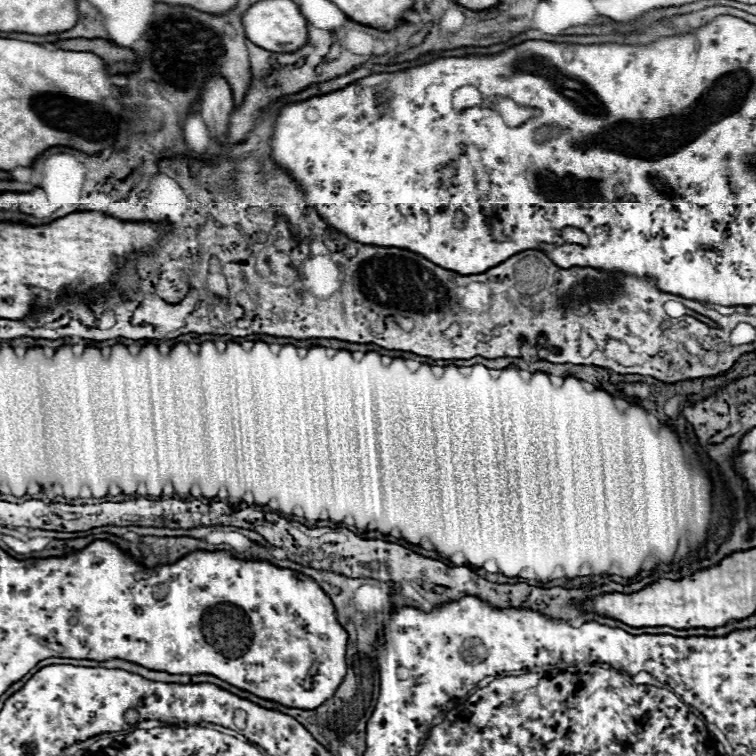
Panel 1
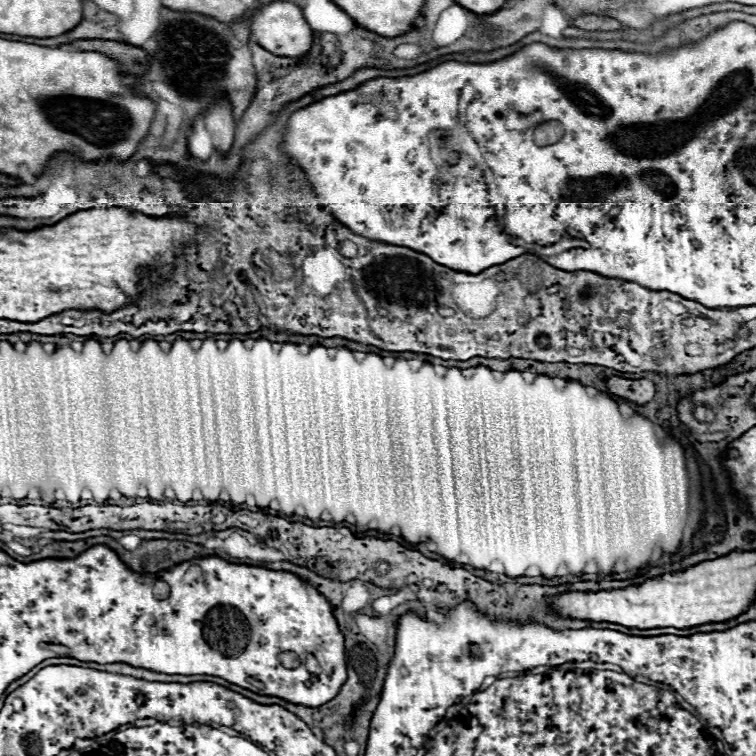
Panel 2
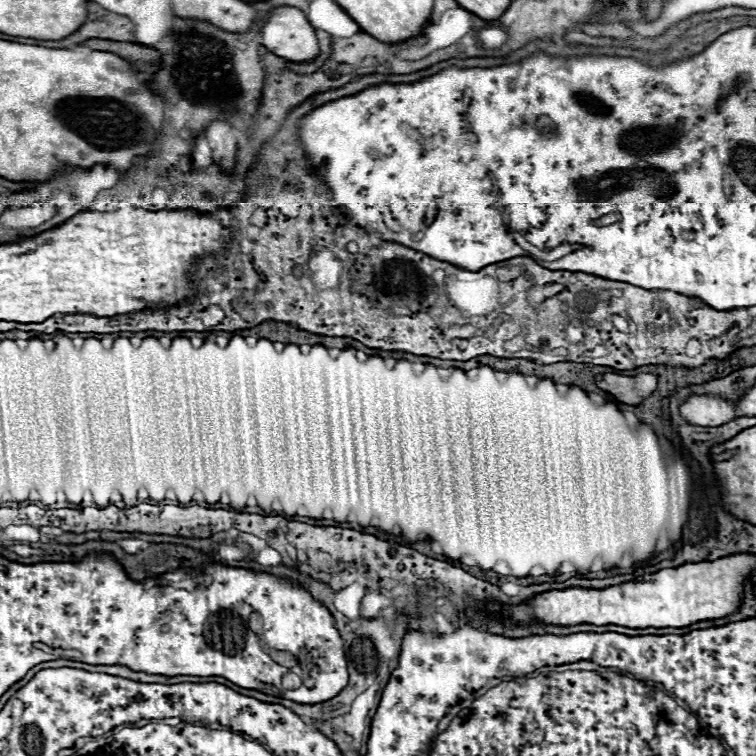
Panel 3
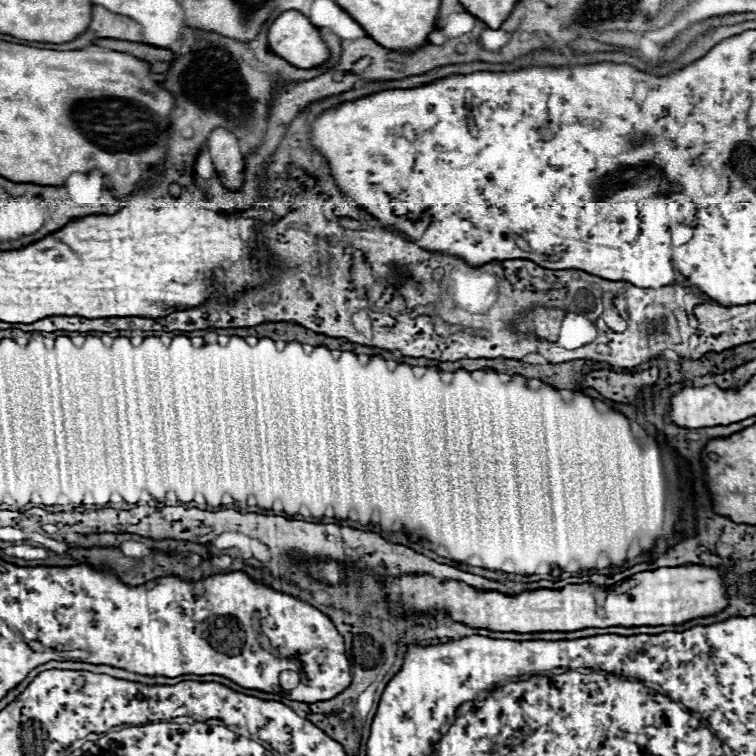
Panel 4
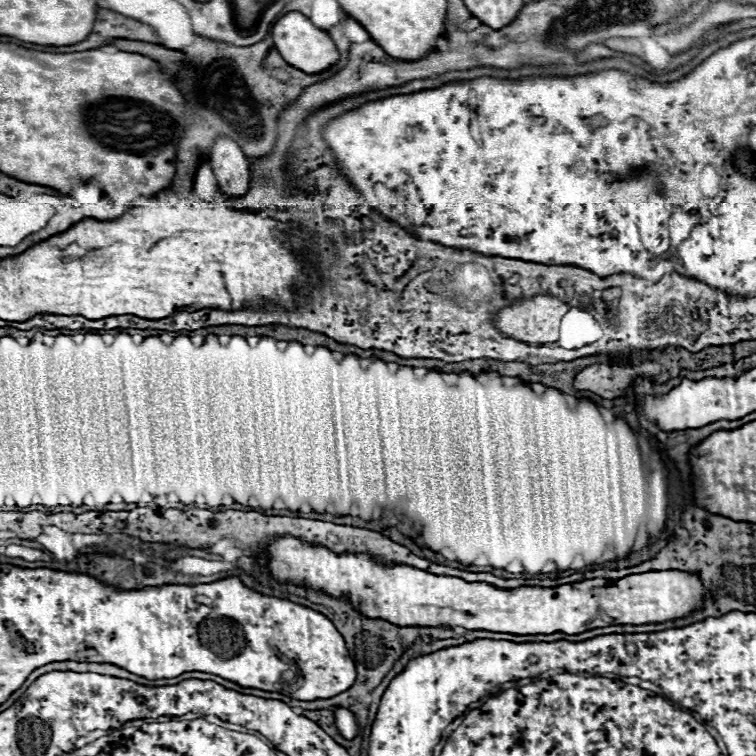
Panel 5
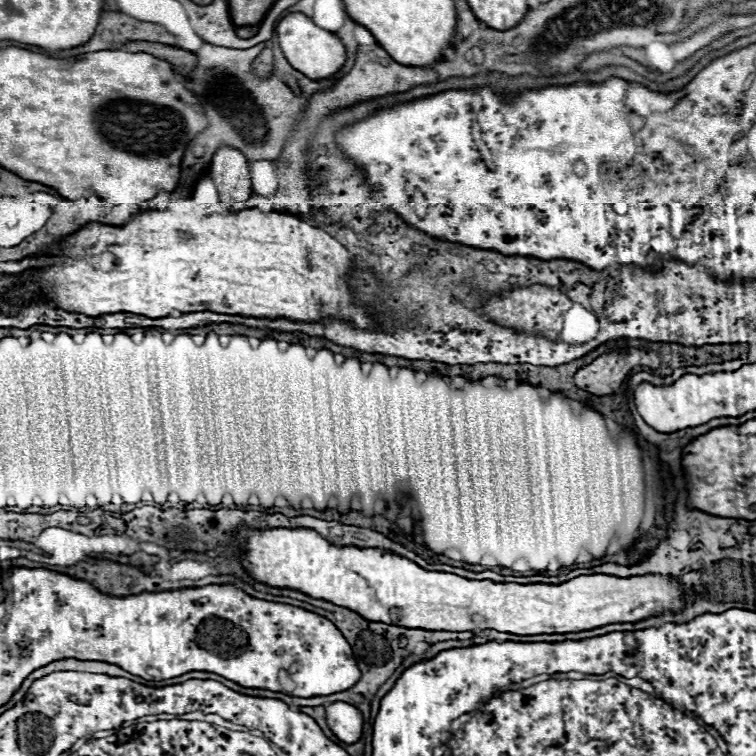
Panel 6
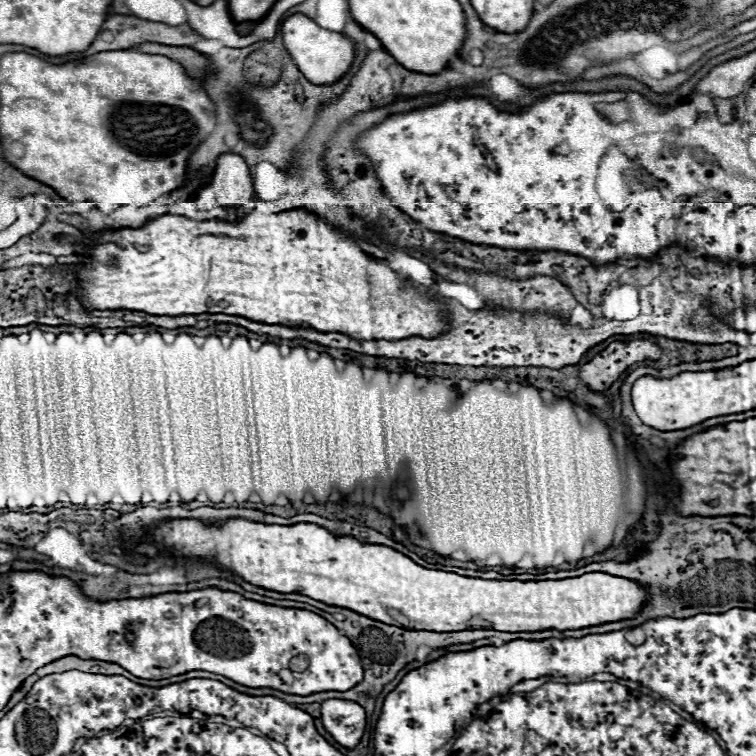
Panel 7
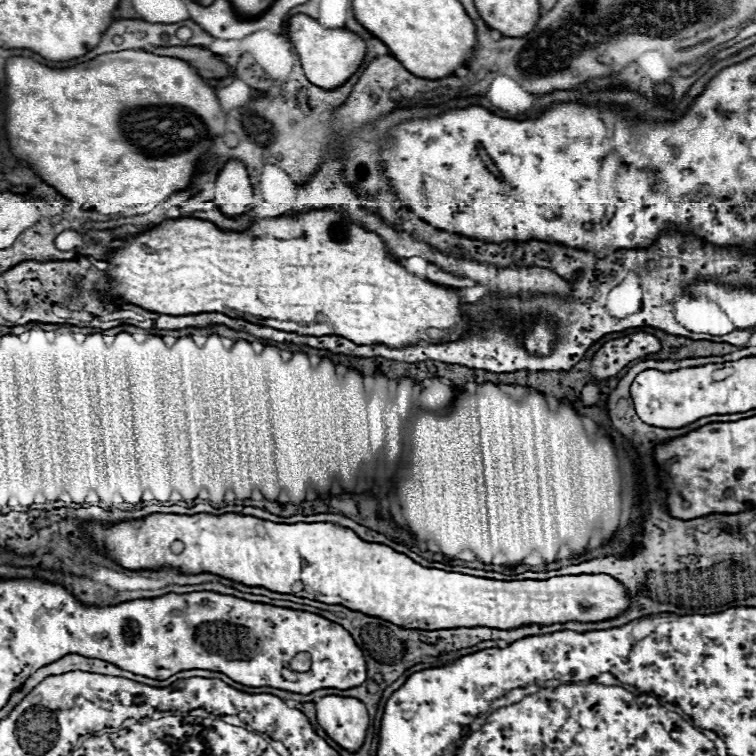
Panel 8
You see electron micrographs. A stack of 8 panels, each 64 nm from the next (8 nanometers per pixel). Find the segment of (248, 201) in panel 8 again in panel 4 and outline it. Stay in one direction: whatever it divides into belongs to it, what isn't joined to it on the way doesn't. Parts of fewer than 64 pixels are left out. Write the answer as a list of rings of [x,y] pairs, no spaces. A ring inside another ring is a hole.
[[[216,128],[208,138],[208,148],[220,182],[228,190],[240,190],[244,184],[244,154],[236,136]]]

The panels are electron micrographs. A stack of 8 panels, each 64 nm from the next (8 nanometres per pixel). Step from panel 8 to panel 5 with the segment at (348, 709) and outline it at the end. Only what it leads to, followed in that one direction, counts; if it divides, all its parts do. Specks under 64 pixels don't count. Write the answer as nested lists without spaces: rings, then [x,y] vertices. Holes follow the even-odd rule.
[[[342,706],[334,708],[334,724],[342,738],[354,740],[358,736],[358,720],[356,720],[354,712],[350,712],[348,708],[342,708]]]

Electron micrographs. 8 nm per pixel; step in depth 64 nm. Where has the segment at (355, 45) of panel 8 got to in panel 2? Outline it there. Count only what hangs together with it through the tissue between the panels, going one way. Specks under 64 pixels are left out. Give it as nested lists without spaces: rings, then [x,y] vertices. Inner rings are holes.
[[[272,2],[272,4],[256,10],[250,18],[250,24],[252,24],[252,36],[256,38],[256,42],[264,50],[268,50],[276,56],[302,58],[312,50],[312,42],[314,42],[312,28],[304,20],[300,6],[296,6],[292,2]]]

